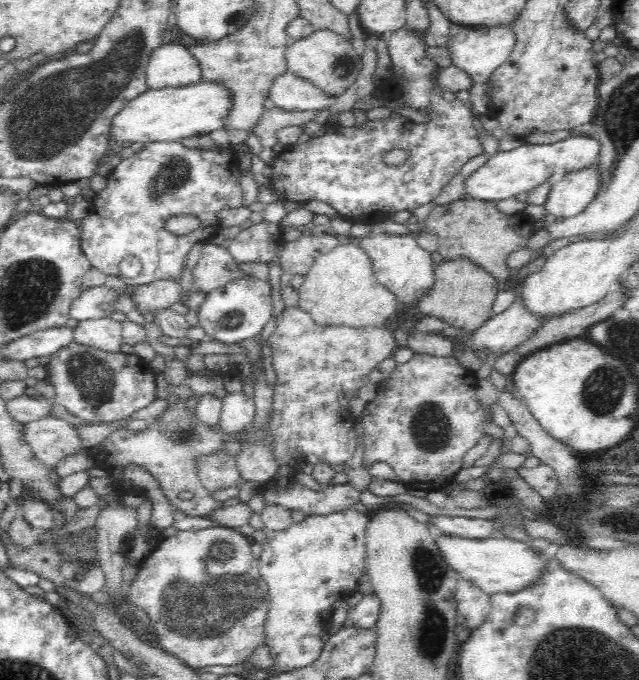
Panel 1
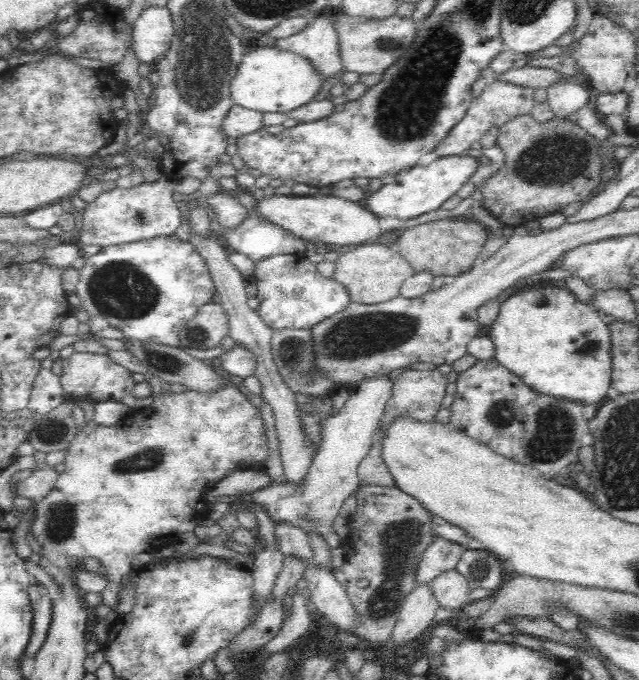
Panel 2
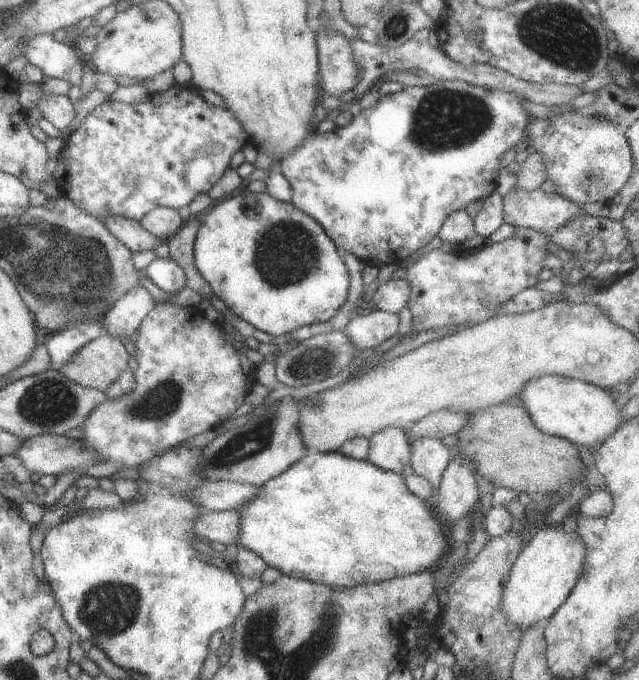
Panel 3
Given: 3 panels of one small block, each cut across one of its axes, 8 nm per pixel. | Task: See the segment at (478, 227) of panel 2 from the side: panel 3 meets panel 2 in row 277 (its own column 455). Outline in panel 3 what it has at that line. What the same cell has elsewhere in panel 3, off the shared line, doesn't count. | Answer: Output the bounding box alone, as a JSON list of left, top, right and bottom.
[451,402,585,495]

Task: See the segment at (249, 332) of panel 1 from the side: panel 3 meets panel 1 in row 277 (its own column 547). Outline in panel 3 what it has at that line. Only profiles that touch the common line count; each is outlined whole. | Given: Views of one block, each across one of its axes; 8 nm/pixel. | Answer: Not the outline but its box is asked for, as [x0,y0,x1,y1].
[403,227,549,334]

